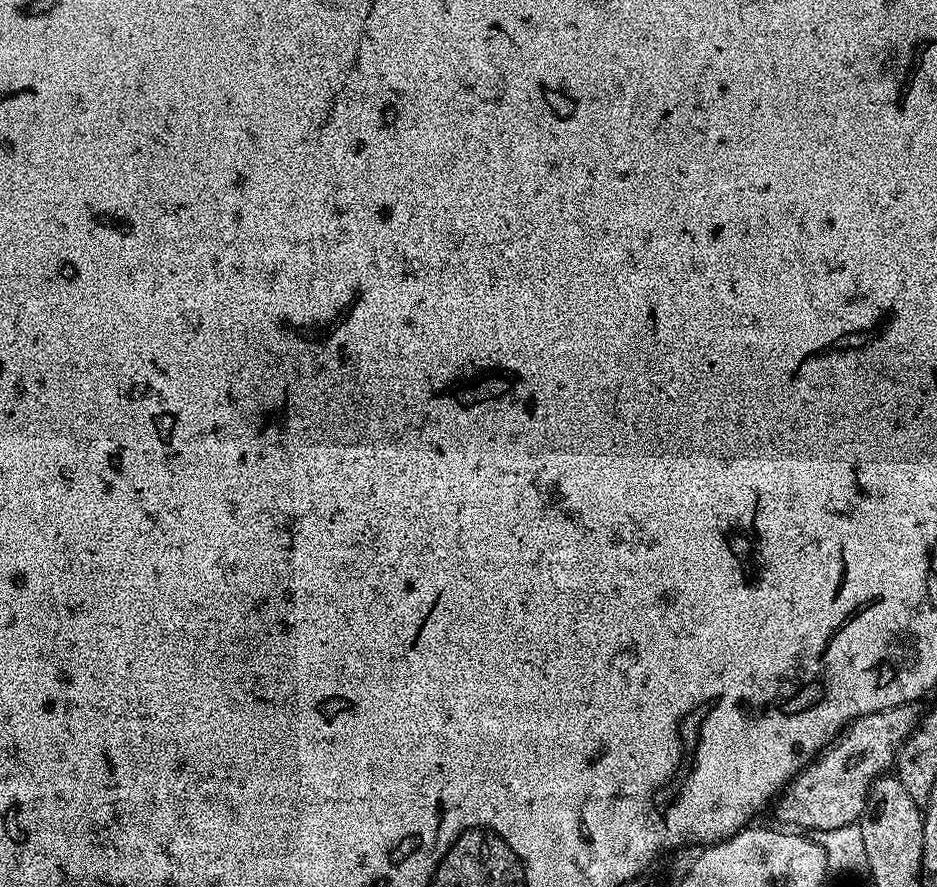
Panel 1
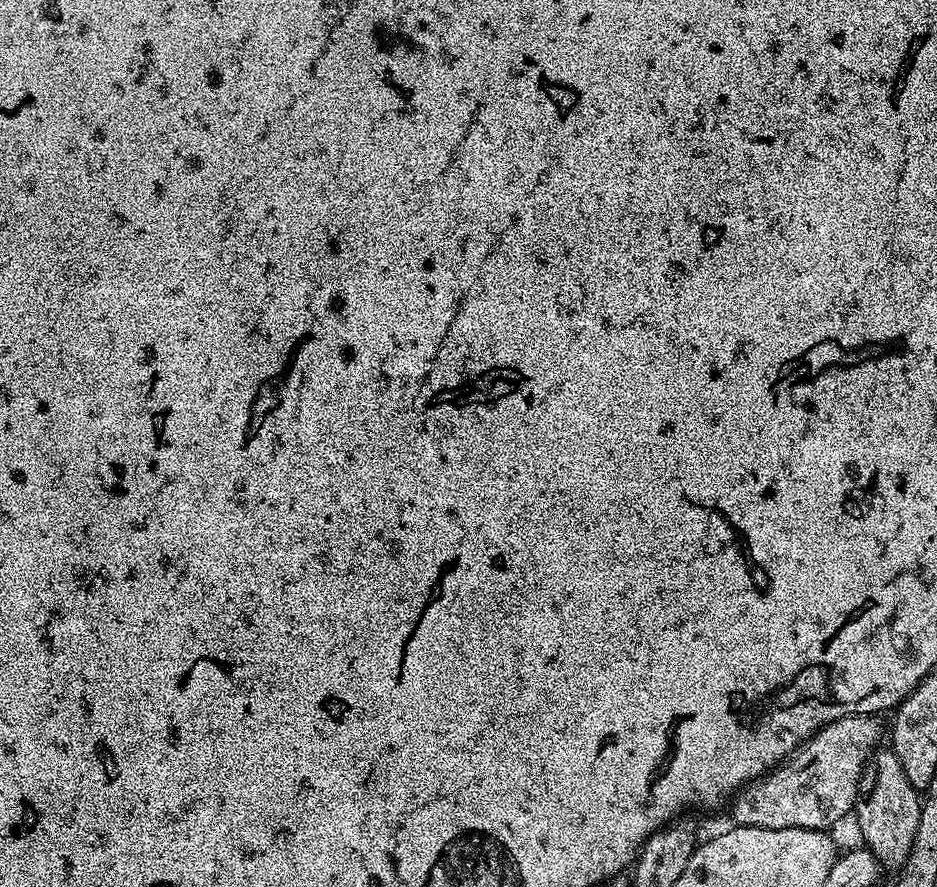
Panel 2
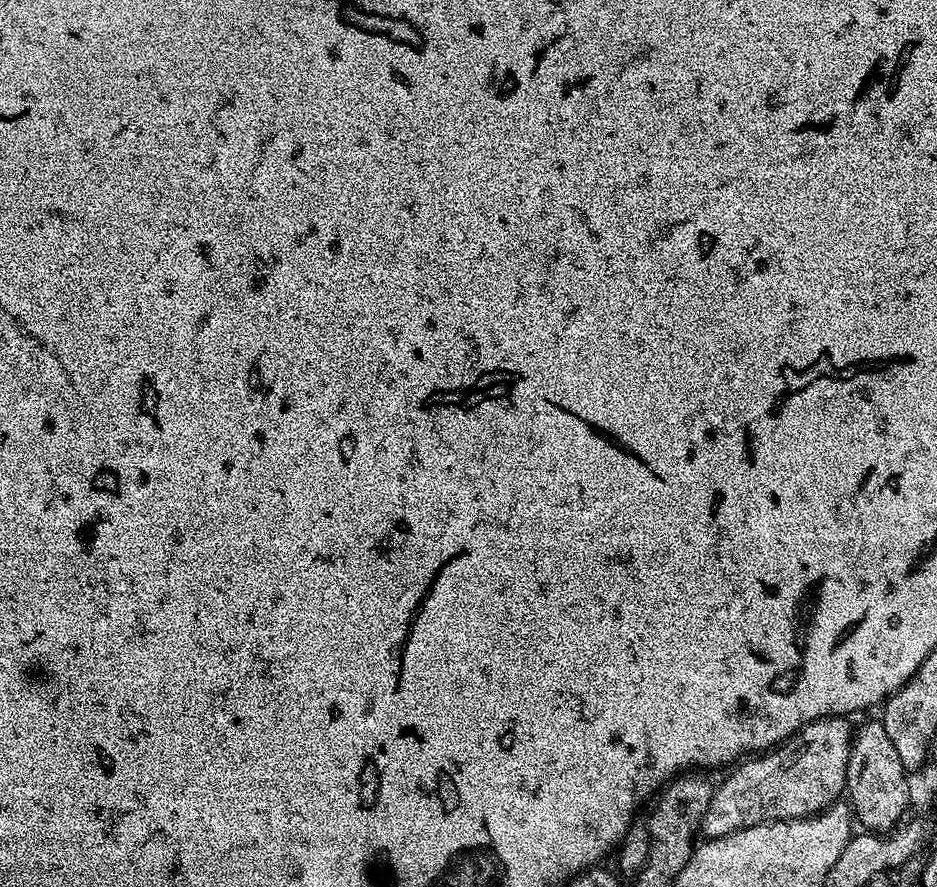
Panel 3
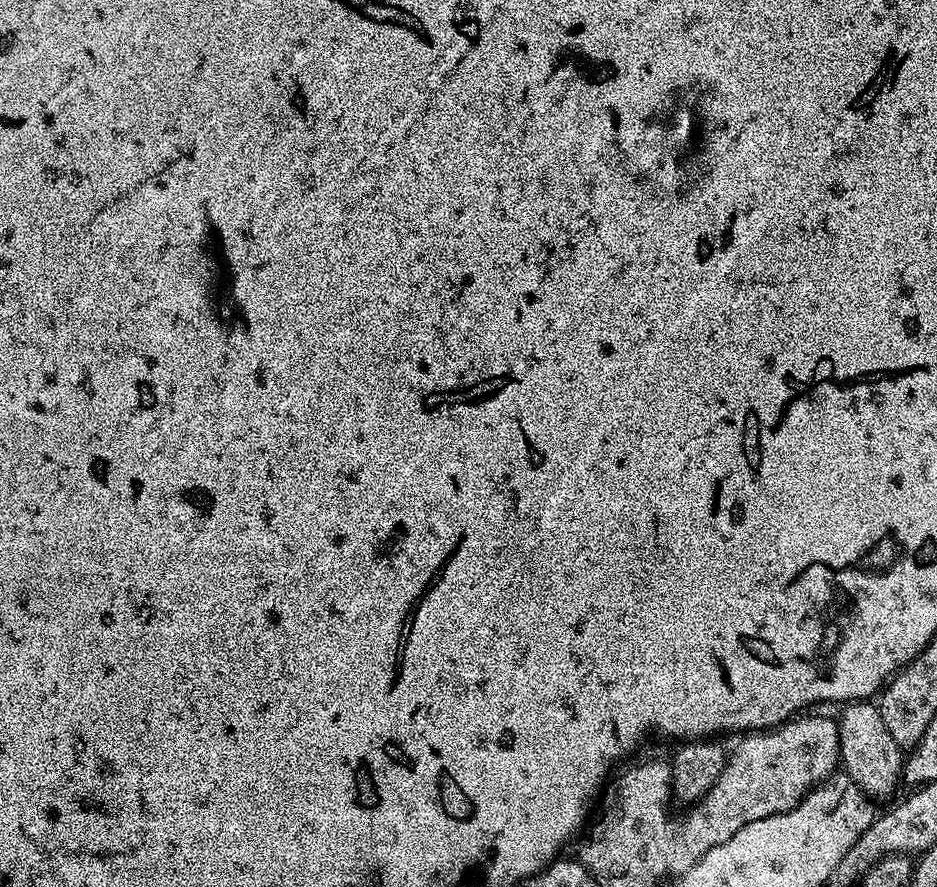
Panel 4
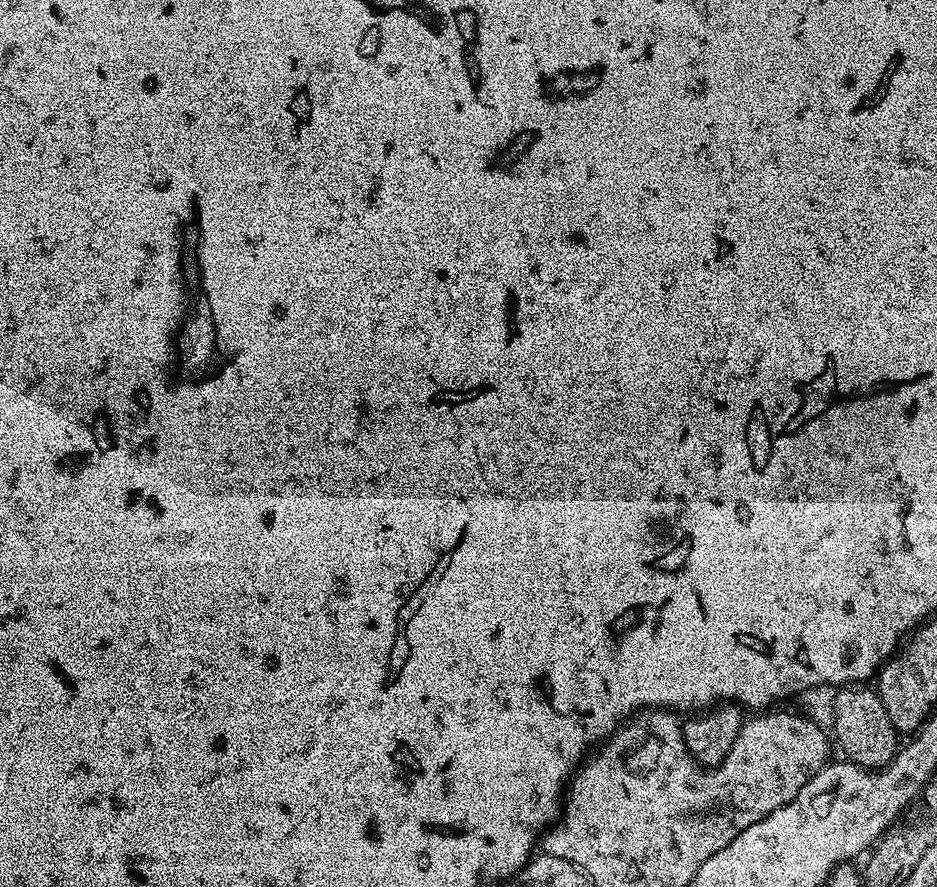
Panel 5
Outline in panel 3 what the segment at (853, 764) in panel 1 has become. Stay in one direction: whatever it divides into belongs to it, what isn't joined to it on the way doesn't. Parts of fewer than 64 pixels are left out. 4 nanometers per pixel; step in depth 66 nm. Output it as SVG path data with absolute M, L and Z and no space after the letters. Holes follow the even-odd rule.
M821 716L819 720L811 720L811 722L804 725L799 732L794 733L793 736L789 736L783 744L778 744L775 748L770 748L763 754L752 754L747 758L741 759L739 763L729 771L733 772L730 773L721 784L719 781L719 783L715 785L712 793L712 801L704 815L704 823L702 825L703 835L708 838L728 836L732 832L737 832L750 826L758 826L769 820L800 820L803 816L814 816L818 812L823 812L824 809L830 807L830 805L837 803L837 801L845 795L848 782L848 760L851 758L852 738L854 735L853 725L848 725L848 722L849 721L842 716Z

